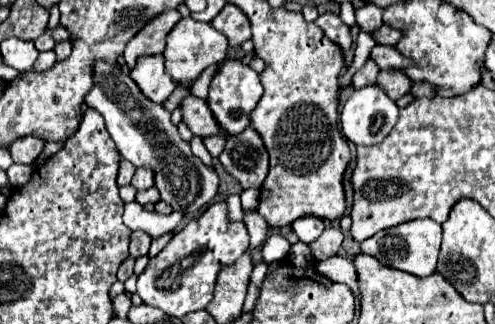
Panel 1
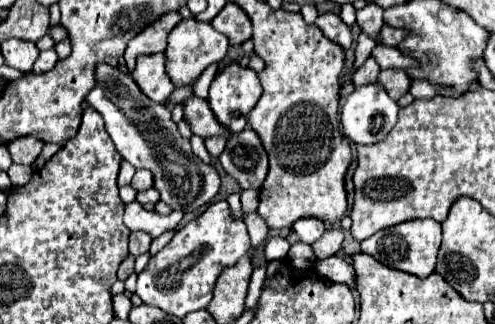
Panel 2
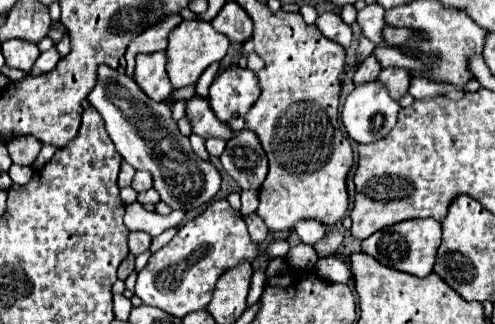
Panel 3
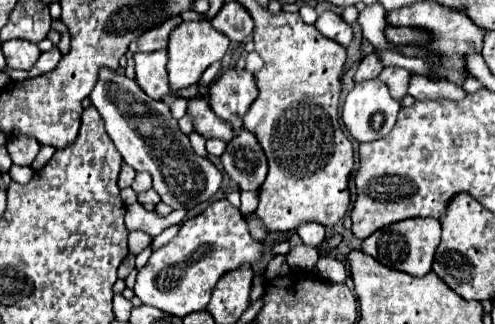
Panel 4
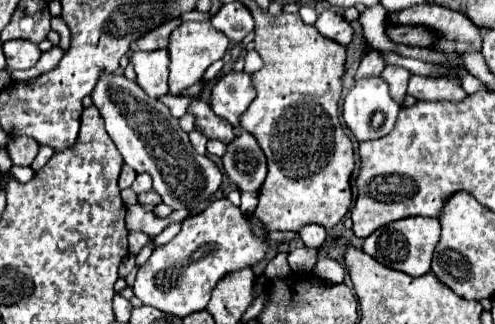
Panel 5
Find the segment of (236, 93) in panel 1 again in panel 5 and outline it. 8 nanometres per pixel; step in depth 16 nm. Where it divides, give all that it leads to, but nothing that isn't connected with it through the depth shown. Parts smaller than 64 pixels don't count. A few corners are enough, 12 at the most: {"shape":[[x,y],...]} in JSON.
{"shape":[[228,72],[210,108],[232,126],[254,100],[250,74]]}

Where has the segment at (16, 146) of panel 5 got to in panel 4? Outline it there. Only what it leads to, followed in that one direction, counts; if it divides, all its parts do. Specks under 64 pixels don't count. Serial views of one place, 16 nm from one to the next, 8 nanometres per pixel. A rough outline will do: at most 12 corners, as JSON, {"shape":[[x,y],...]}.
{"shape":[[30,136],[8,140],[14,164],[30,166],[40,144]]}

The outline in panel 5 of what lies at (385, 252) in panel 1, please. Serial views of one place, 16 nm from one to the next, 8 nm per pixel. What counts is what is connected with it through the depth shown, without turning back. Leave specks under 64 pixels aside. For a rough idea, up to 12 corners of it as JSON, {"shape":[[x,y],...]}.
{"shape":[[408,216],[362,250],[408,276],[430,272],[436,218]]}

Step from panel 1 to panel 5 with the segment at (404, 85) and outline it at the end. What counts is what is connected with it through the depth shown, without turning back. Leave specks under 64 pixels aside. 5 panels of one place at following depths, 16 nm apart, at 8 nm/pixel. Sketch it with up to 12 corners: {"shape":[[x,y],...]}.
{"shape":[[388,64],[380,76],[390,96],[402,106],[410,72]]}

